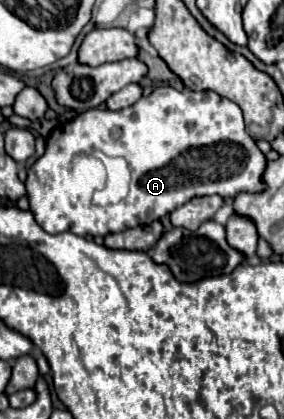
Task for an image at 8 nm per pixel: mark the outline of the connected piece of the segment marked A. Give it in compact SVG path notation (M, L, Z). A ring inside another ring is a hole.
M166 85L154 89L148 97L142 97L132 107L120 111L88 109L76 119L56 127L46 141L44 155L30 165L24 185L28 191L30 211L46 233L72 231L80 237L104 237L108 233L120 233L158 221L192 197L214 193L234 197L242 191L258 193L264 189L260 181L264 167L266 159L256 147L254 139L246 133L242 109L234 101L220 97L214 91L176 91L174 87ZM218 143L234 143L242 149L214 149L212 181L212 149L206 147L214 147Z

